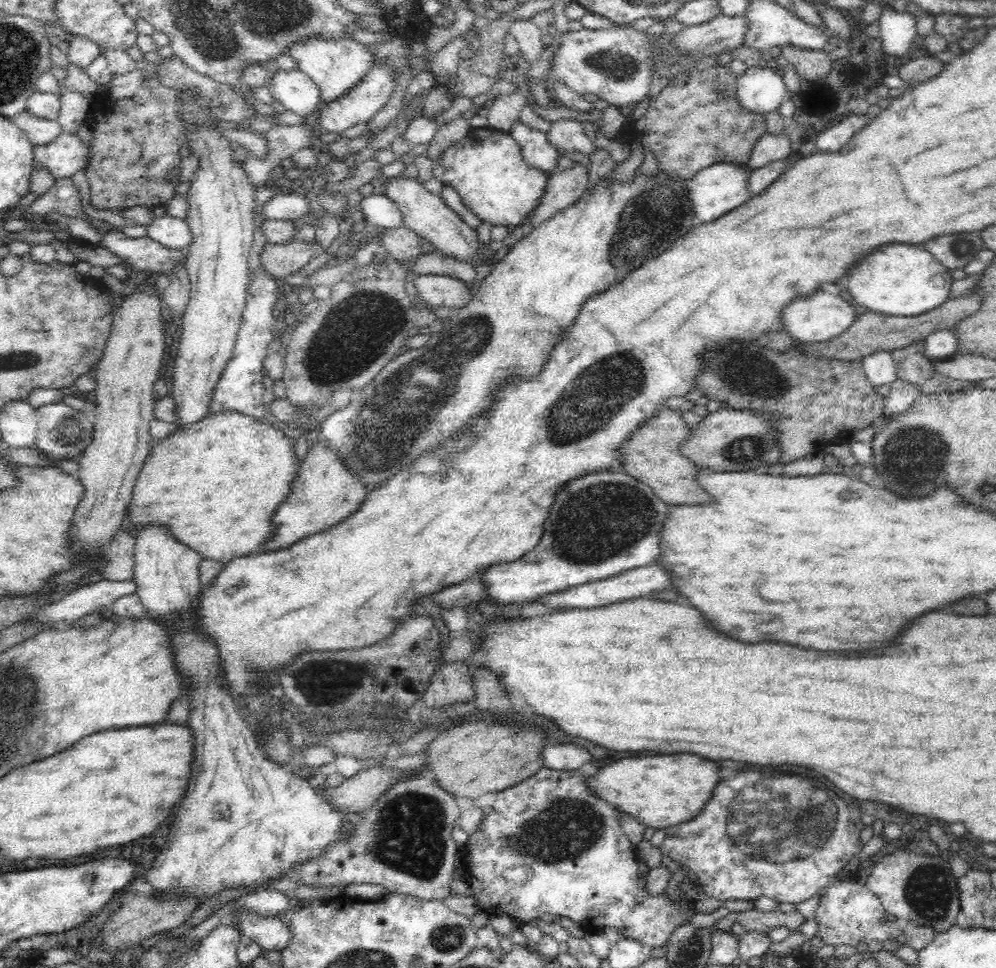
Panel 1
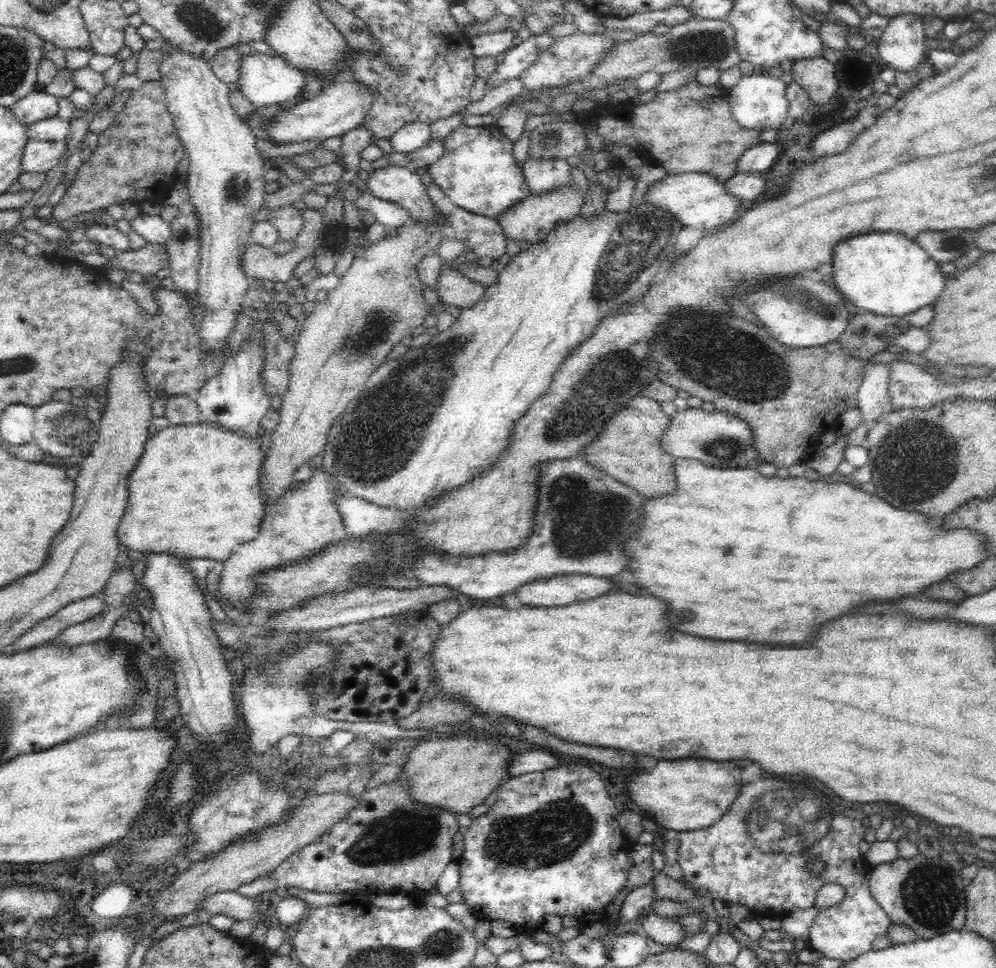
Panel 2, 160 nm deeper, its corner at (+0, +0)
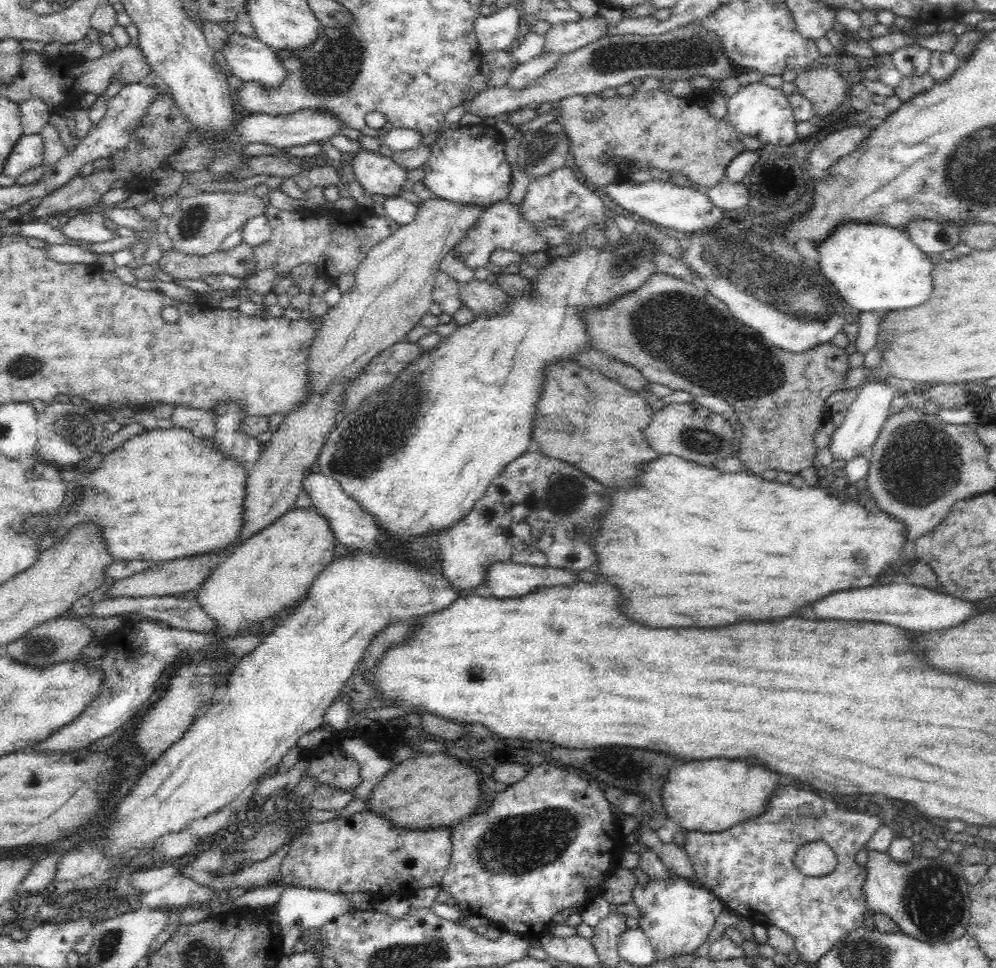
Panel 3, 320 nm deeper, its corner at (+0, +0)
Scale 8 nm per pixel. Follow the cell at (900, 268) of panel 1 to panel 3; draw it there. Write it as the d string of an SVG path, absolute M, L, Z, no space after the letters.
M884 223L840 224L824 242L816 246L820 254L822 274L832 283L840 298L852 308L861 312L888 312L888 310L906 310L928 300L932 292L932 262L908 236L904 229L888 226Z

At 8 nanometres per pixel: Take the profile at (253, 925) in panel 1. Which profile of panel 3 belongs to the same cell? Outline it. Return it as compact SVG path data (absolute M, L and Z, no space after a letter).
M178 874L159 888L148 892L138 890L141 909L184 908L193 905L208 904L214 892L210 888L199 886L186 876Z

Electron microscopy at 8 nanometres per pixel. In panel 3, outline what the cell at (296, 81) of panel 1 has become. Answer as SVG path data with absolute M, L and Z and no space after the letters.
M232 32L222 48L230 71L243 82L251 80L263 82L264 86L278 86L284 80L285 69L275 51L257 37Z

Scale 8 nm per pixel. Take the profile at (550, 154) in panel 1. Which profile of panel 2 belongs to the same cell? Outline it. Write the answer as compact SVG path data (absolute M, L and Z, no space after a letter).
M528 157L526 163L523 166L524 182L526 188L532 195L545 195L546 193L552 193L574 185L574 178L571 173L571 169L574 163L560 159L534 159L534 157Z

